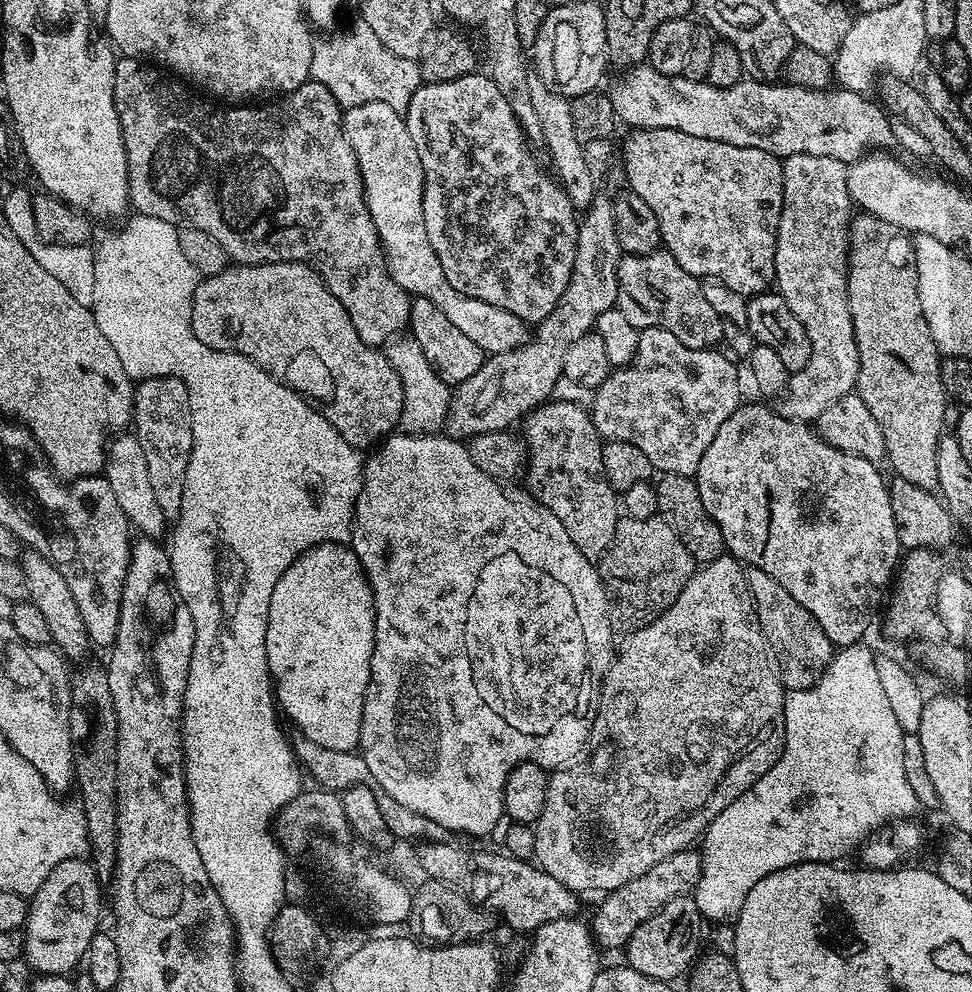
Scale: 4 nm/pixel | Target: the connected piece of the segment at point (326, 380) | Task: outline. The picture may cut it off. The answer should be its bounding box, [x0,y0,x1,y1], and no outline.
[192,262,404,449]

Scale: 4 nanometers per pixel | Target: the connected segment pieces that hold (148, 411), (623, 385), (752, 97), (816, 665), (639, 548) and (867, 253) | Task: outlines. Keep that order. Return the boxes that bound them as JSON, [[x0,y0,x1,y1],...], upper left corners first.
[[131,377,192,517],[590,329,742,477],[610,66,894,166],[744,568,838,690],[598,515,697,634],[848,214,950,489]]

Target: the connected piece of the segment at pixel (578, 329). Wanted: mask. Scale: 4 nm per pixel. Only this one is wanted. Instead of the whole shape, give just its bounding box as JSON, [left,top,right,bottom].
[447,194,622,438]

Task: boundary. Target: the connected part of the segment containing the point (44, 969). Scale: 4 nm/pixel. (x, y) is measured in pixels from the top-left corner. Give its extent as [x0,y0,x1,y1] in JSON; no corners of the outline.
[22,859,102,974]

